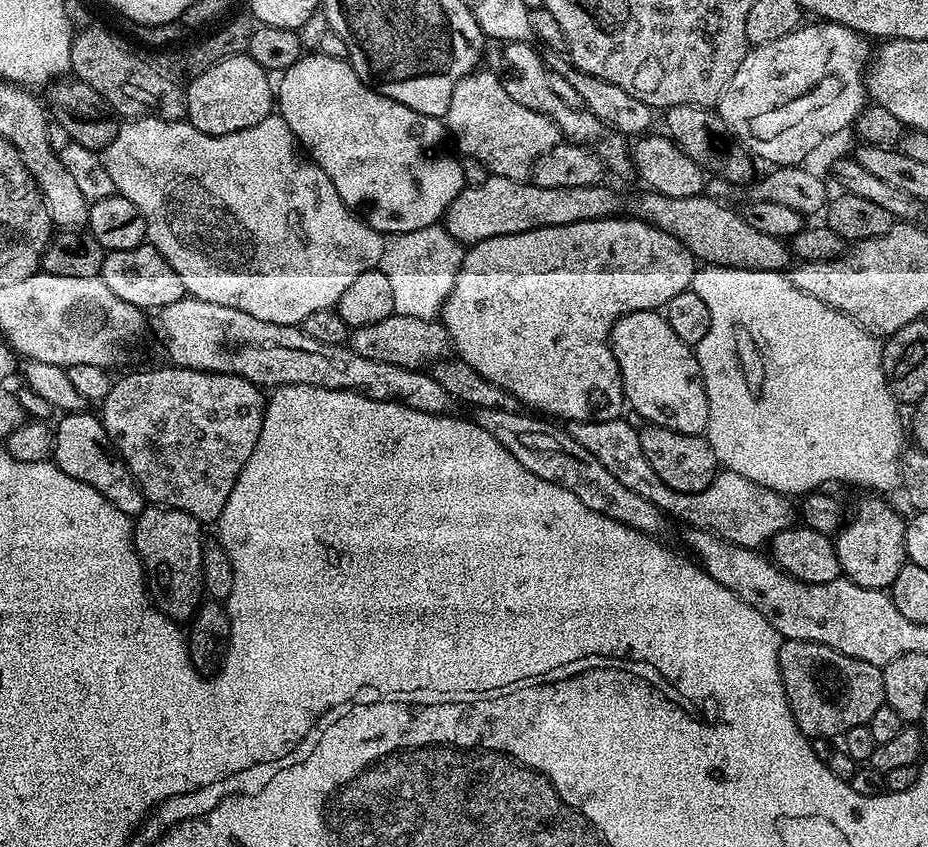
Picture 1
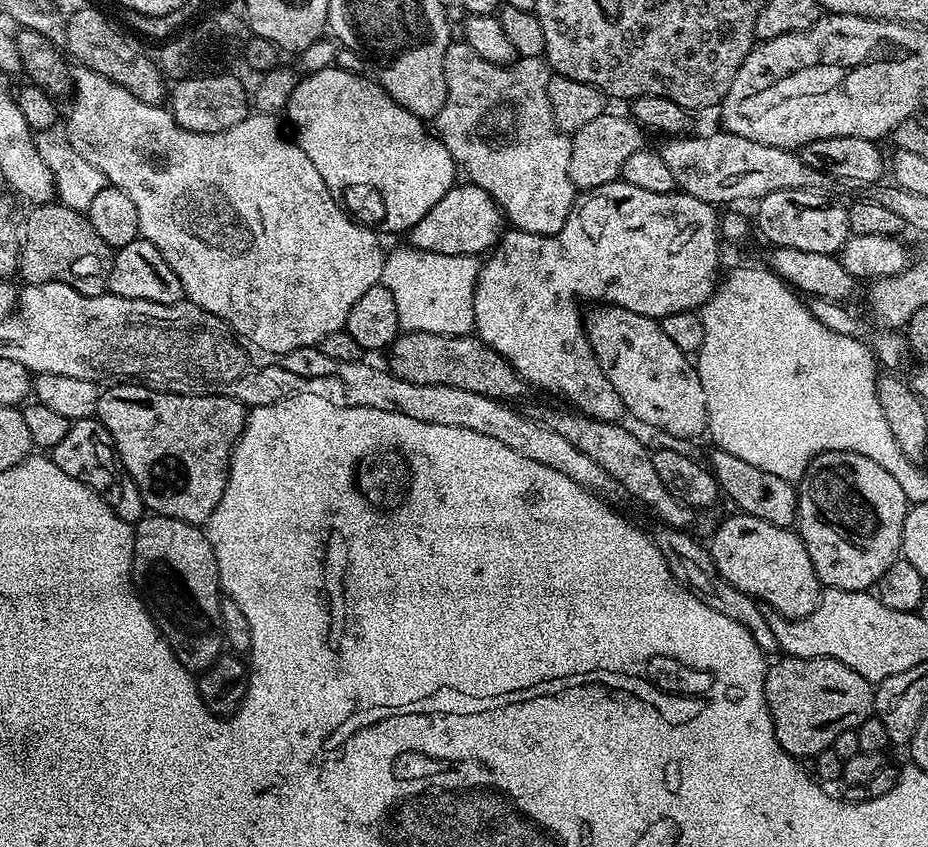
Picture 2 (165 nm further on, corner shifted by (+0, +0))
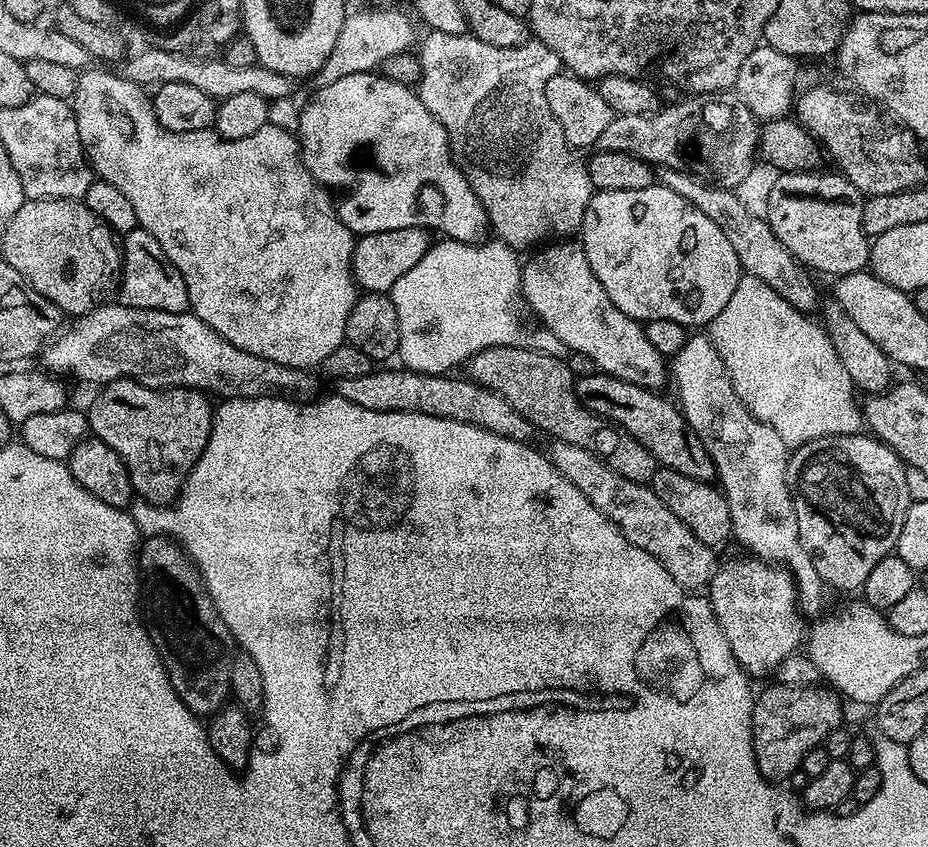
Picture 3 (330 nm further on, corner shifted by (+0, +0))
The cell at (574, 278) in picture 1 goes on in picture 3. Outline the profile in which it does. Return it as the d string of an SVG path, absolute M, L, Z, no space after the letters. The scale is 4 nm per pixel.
M653 182L646 190L593 191L590 202L586 206L586 214L583 224L580 226L578 240L584 245L584 253L590 262L590 270L594 270L594 274L598 278L598 282L602 282L606 294L610 294L610 302L614 302L614 306L618 306L618 310L622 310L622 314L641 322L647 322L654 318L670 318L670 322L678 322L685 326L711 325L712 320L718 318L718 314L722 314L726 302L730 302L742 275L738 257L734 254L734 246L730 246L730 238L726 238L726 234L722 234L722 230L718 230L716 223L710 218L706 218L706 214L702 214L702 210L698 210L698 206L694 206L689 200L682 198L682 194L674 194L674 190L664 188L659 182Z

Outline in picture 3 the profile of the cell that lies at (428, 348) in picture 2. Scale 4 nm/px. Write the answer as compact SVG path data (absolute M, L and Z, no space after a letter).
M494 346L474 354L466 363L467 379L478 386L486 386L486 390L494 390L494 394L502 394L522 418L532 423L533 429L542 431L552 440L570 442L570 446L582 446L582 450L590 450L605 464L610 466L622 478L630 478L630 482L648 484L658 467L656 459L629 432L609 424L598 414L586 410L576 397L577 377L569 368L568 360L550 358L545 352L535 352L529 348L514 346Z

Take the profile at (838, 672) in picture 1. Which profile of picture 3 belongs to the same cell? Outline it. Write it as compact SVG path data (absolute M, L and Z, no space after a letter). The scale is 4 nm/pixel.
M779 682L773 685L773 688L766 689L760 697L757 695L752 706L752 758L756 760L758 770L764 775L765 780L787 782L795 771L802 768L806 754L810 754L810 750L821 747L825 738L833 730L841 727L843 720L840 719L844 716L845 705L835 691L824 686L795 688Z

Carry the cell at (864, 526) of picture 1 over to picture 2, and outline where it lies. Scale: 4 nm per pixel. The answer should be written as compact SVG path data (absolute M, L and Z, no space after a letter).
M823 452L812 460L812 465L798 482L796 518L798 534L814 562L821 585L825 589L837 588L843 592L867 592L890 570L895 560L901 559L902 522L906 522L908 499L902 486L898 486L890 470L882 470L878 462L853 452Z

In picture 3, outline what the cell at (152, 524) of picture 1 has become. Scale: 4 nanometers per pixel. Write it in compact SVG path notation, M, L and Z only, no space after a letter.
M167 538L145 539L138 548L138 564L143 579L152 583L146 588L147 599L149 596L156 600L148 612L146 608L146 627L160 652L170 682L178 698L182 698L196 717L211 717L230 700L230 666L234 655L232 632L208 596L195 562L179 544Z

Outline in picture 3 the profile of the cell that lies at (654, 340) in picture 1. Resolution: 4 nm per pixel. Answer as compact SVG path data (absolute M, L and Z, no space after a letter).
M552 242L533 251L529 256L532 257L526 260L520 273L523 303L526 302L532 307L533 314L540 319L537 321L548 331L554 333L568 347L569 353L584 355L599 371L614 378L622 378L622 382L630 382L634 386L660 390L663 389L663 384L669 383L670 368L665 356L658 354L658 350L654 350L654 346L647 341L644 324L641 321L622 314L622 310L618 310L618 306L610 302L610 294L606 294L594 270L590 270L590 262L584 253L583 244Z

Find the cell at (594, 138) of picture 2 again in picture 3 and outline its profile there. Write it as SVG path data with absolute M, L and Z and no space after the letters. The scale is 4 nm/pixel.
M729 90L727 92L709 92L707 94L696 94L691 98L684 98L688 100L680 100L677 104L672 104L667 108L667 106L661 107L659 110L652 113L651 116L643 116L642 114L626 114L625 116L617 116L613 115L612 121L610 122L610 126L606 126L605 132L602 133L602 138L600 139L600 143L598 145L599 151L602 152L625 152L626 154L634 154L638 158L642 158L645 162L653 166L659 166L660 168L673 168L674 170L678 170L679 172L691 172L694 176L699 176L711 183L719 184L721 188L731 188L733 190L739 189L739 184L743 182L744 179L747 178L748 175L752 172L752 167L755 166L756 160L758 161L758 117L752 113L751 110L746 106L746 102L742 102L739 96L736 95L735 91Z

